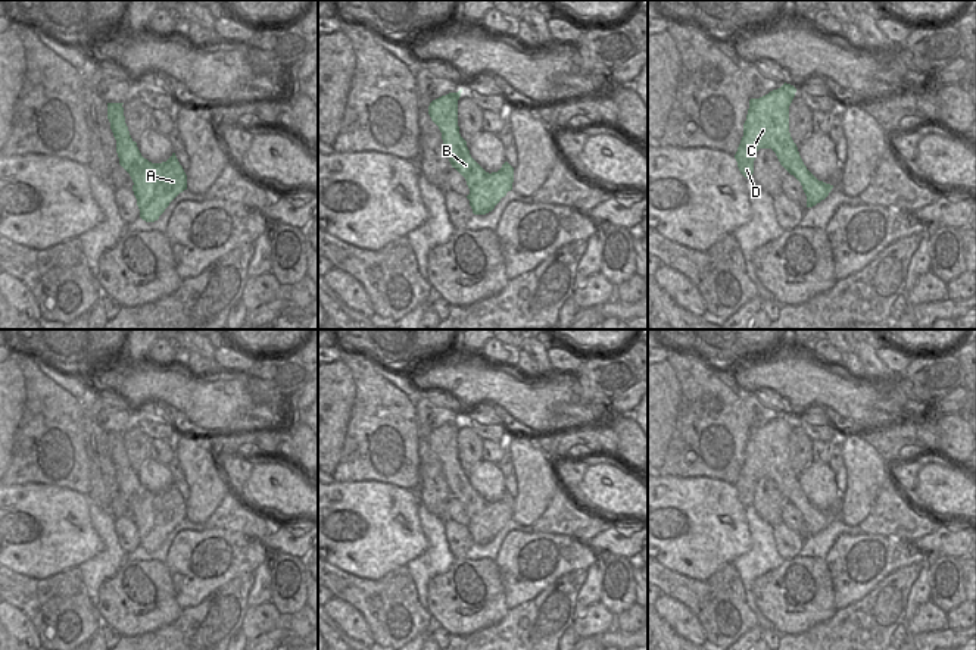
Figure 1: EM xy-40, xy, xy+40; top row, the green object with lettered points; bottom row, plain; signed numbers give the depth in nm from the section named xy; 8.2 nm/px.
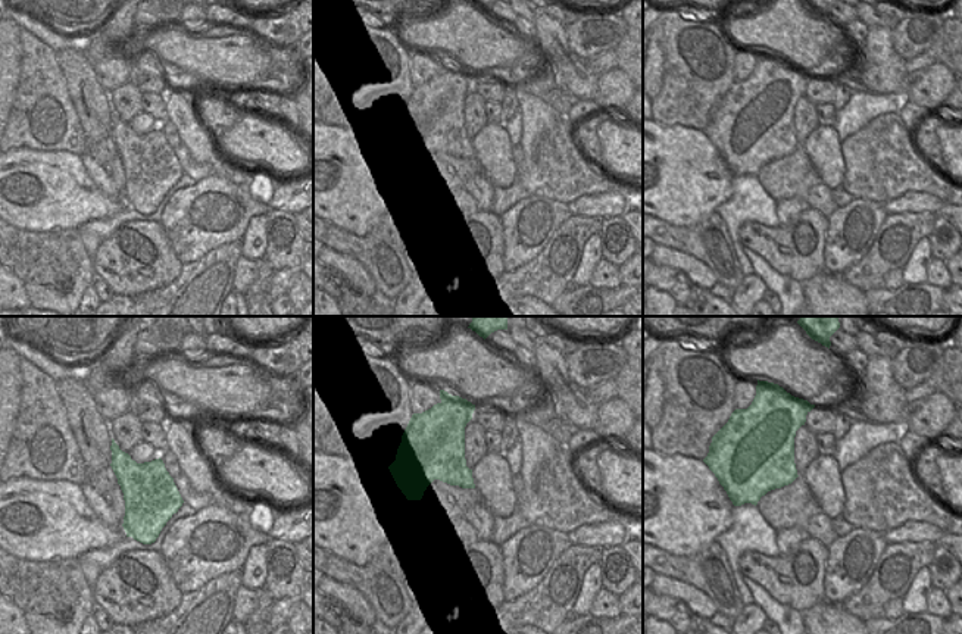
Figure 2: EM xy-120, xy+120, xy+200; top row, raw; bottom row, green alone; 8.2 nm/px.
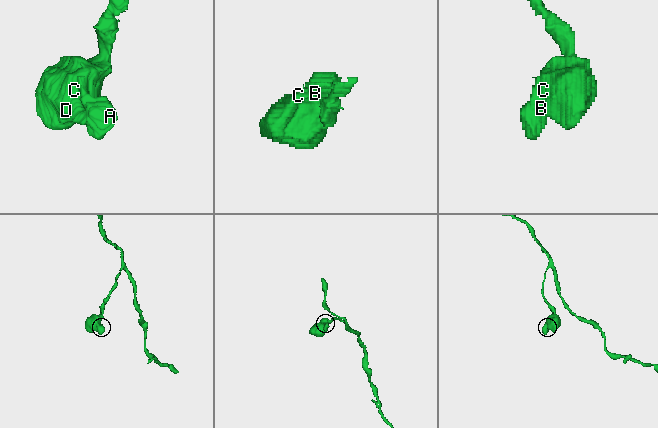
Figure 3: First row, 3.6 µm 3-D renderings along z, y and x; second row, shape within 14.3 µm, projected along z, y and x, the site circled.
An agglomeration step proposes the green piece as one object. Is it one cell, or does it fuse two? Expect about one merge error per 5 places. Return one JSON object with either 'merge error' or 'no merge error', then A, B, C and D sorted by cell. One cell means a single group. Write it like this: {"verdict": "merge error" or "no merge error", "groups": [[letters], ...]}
{"verdict": "no merge error", "groups": [["A", "B", "C", "D"]]}

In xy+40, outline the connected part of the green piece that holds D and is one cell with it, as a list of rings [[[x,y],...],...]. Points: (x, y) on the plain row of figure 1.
[[[783,413],[760,428],[749,429],[743,466],[735,484],[740,503],[748,507],[754,503],[755,482],[771,478],[780,494],[802,515],[807,537],[824,529],[833,515],[818,510],[804,494],[798,476],[789,462],[789,435],[796,418]]]

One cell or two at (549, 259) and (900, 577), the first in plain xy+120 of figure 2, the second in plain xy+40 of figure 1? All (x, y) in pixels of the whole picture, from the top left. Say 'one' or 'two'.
one

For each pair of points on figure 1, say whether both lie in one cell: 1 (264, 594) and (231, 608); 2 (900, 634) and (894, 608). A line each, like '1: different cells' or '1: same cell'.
1: different cells
2: different cells

